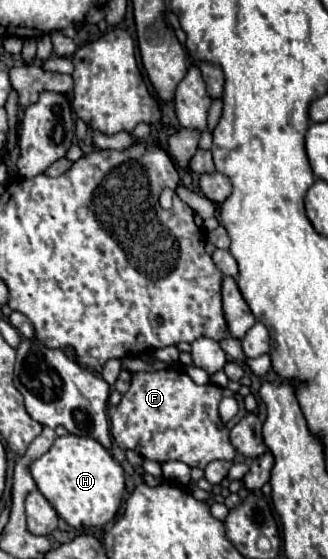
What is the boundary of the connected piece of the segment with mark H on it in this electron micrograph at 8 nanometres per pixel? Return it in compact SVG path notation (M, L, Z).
M67 434L57 438L49 452L31 464L31 476L47 502L73 528L105 526L111 522L125 492L123 468L97 440L87 436Z

